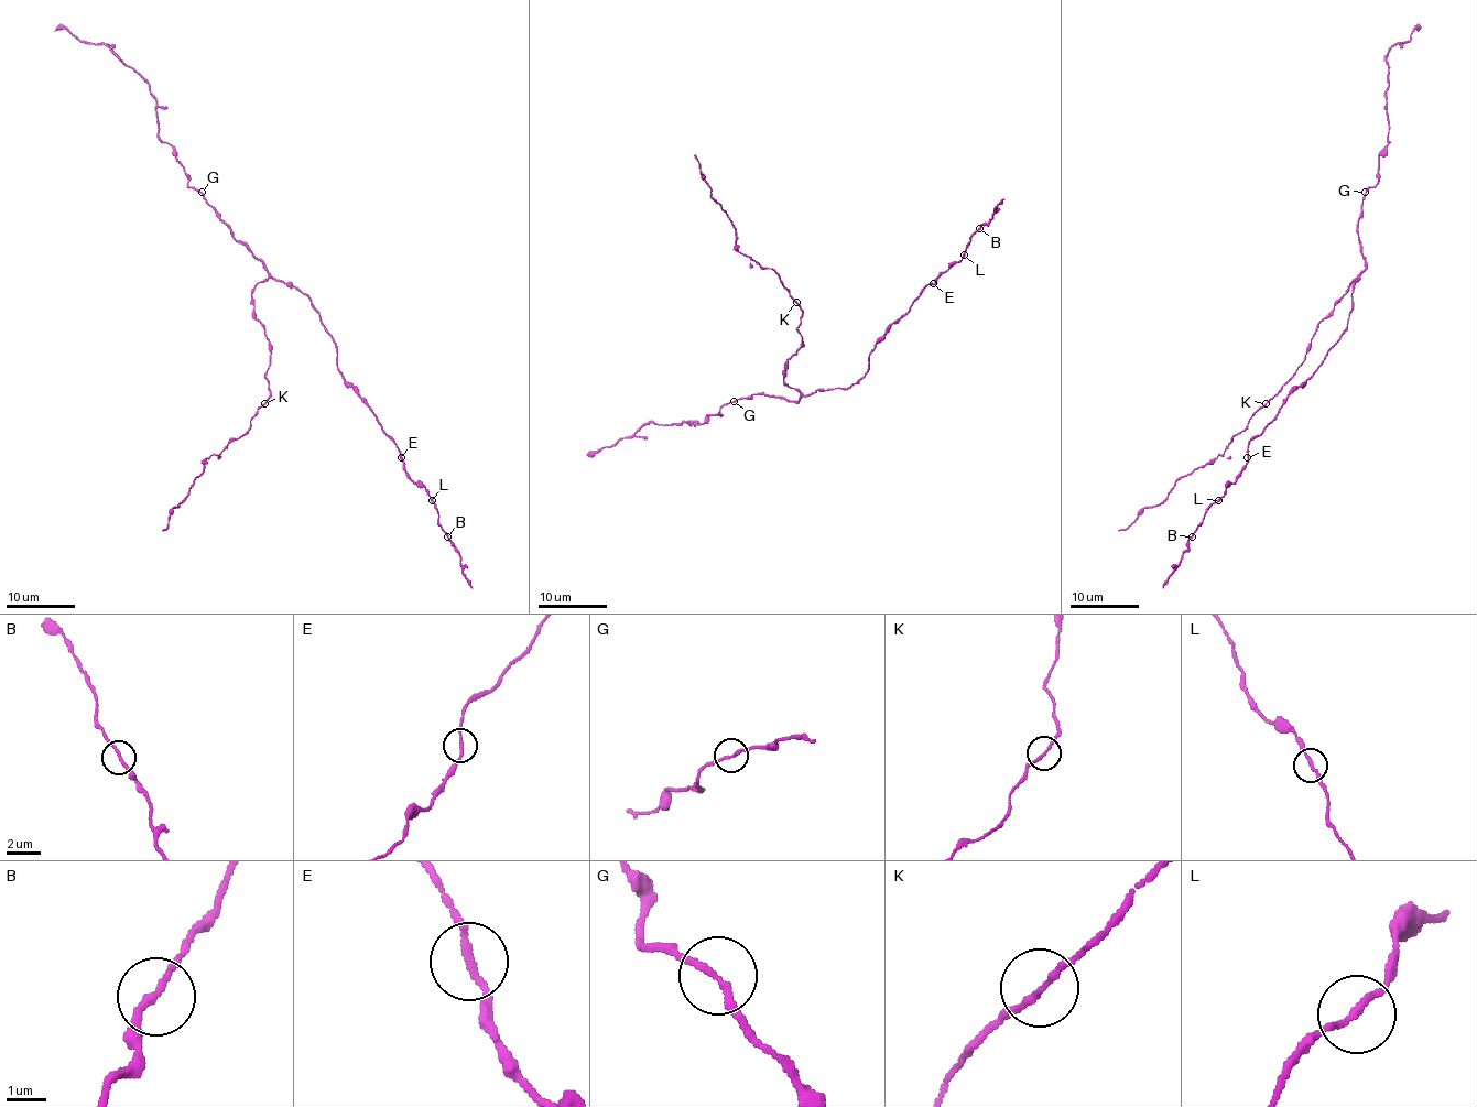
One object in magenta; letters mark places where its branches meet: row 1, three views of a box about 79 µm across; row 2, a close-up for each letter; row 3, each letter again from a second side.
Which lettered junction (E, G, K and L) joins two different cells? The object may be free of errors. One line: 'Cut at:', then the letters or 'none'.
Cut at: none

